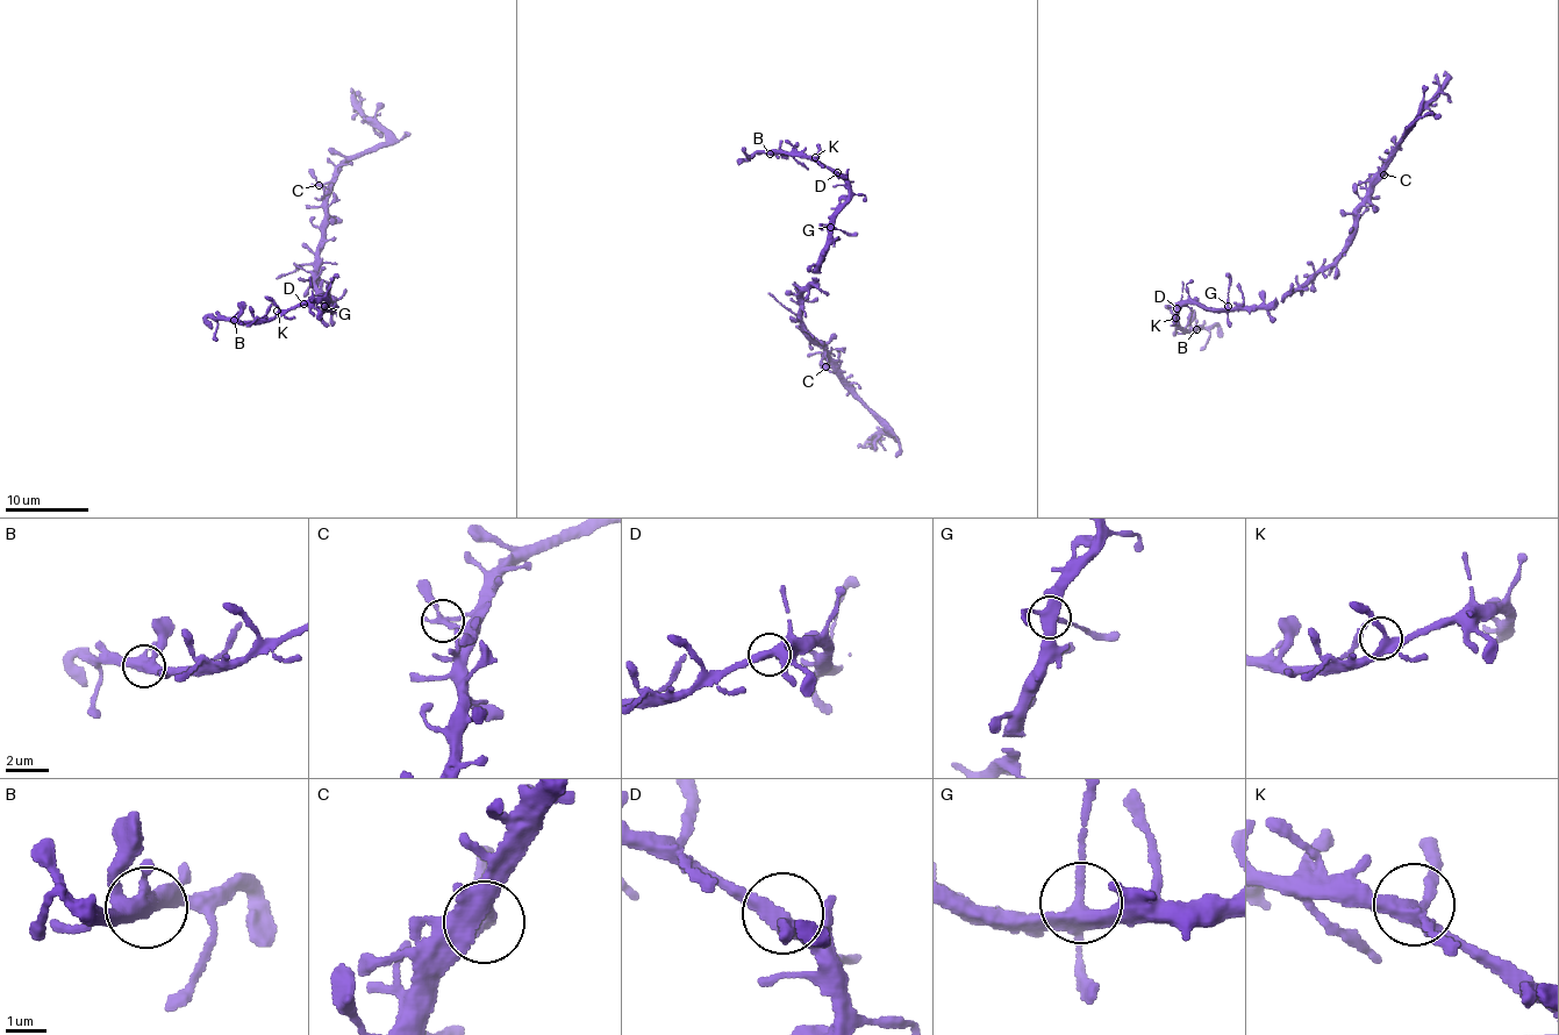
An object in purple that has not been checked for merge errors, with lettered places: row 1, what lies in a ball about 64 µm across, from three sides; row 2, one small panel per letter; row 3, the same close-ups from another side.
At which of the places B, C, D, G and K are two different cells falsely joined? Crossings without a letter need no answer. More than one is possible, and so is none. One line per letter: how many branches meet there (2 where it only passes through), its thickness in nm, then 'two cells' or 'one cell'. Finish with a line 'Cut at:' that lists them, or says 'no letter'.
B: 4 branches meet; 380 nm thick; one cell
C: 2 branches meet; 240 nm thick; one cell
D: 4 branches meet; 360 nm thick; one cell
G: 4 branches meet; 360 nm thick; one cell
K: 4 branches meet; 260 nm thick; one cell
Cut at: no letter

